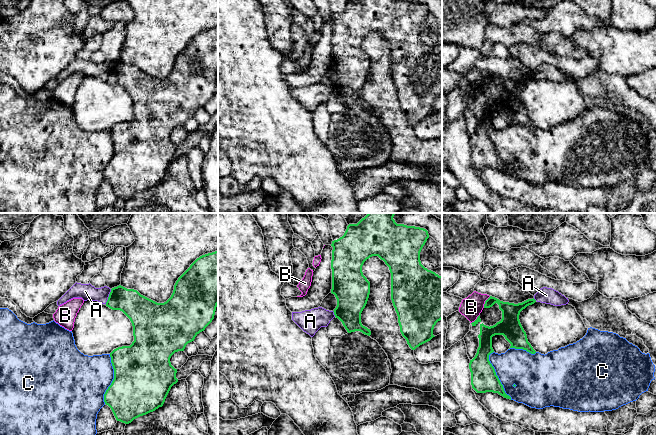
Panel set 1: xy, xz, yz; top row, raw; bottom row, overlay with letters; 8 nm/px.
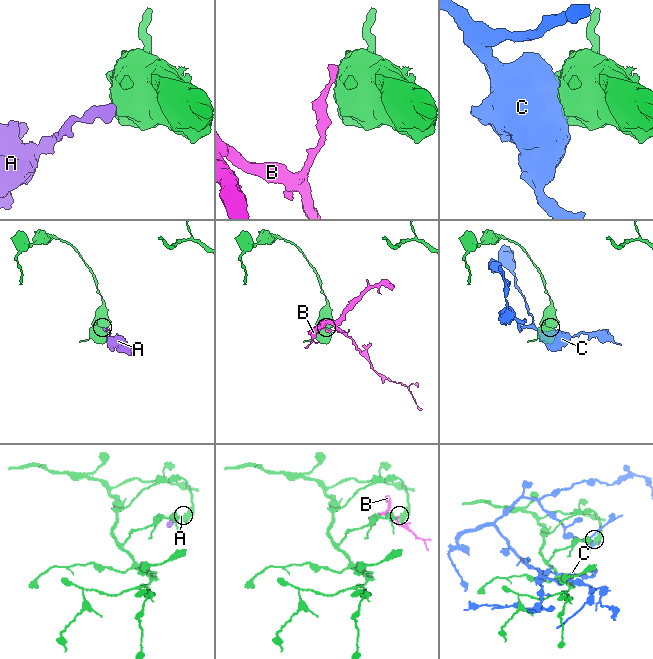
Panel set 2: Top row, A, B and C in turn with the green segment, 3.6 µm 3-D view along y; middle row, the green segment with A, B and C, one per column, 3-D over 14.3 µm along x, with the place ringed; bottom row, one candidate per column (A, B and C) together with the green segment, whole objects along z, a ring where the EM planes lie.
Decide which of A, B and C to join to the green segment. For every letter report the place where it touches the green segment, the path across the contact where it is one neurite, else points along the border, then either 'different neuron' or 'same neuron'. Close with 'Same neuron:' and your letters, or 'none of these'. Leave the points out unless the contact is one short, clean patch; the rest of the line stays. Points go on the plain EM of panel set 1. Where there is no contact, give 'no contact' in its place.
A: contact xy (109, 72); border xy (111, 65), (105, 79); different neuron
B: contact yz (485, 78); border yz (490, 72), (485, 77), (483, 83); different neuron
C: contact yz (496, 151); different neuron
Same neuron: none of these

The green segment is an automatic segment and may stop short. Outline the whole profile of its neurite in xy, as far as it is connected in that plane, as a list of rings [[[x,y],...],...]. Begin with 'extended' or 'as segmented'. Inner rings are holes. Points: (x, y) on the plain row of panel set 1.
as segmented; [[[218,27],[197,34],[178,54],[171,73],[164,79],[157,79],[137,66],[127,65],[121,61],[111,65],[106,82],[112,86],[122,87],[133,102],[134,117],[130,122],[122,122],[110,129],[114,145],[114,155],[104,170],[104,178],[108,181],[116,196],[125,200],[134,195],[162,183],[171,163],[178,158],[177,145],[170,138],[171,132],[184,127],[186,121],[212,98],[218,81]]]

